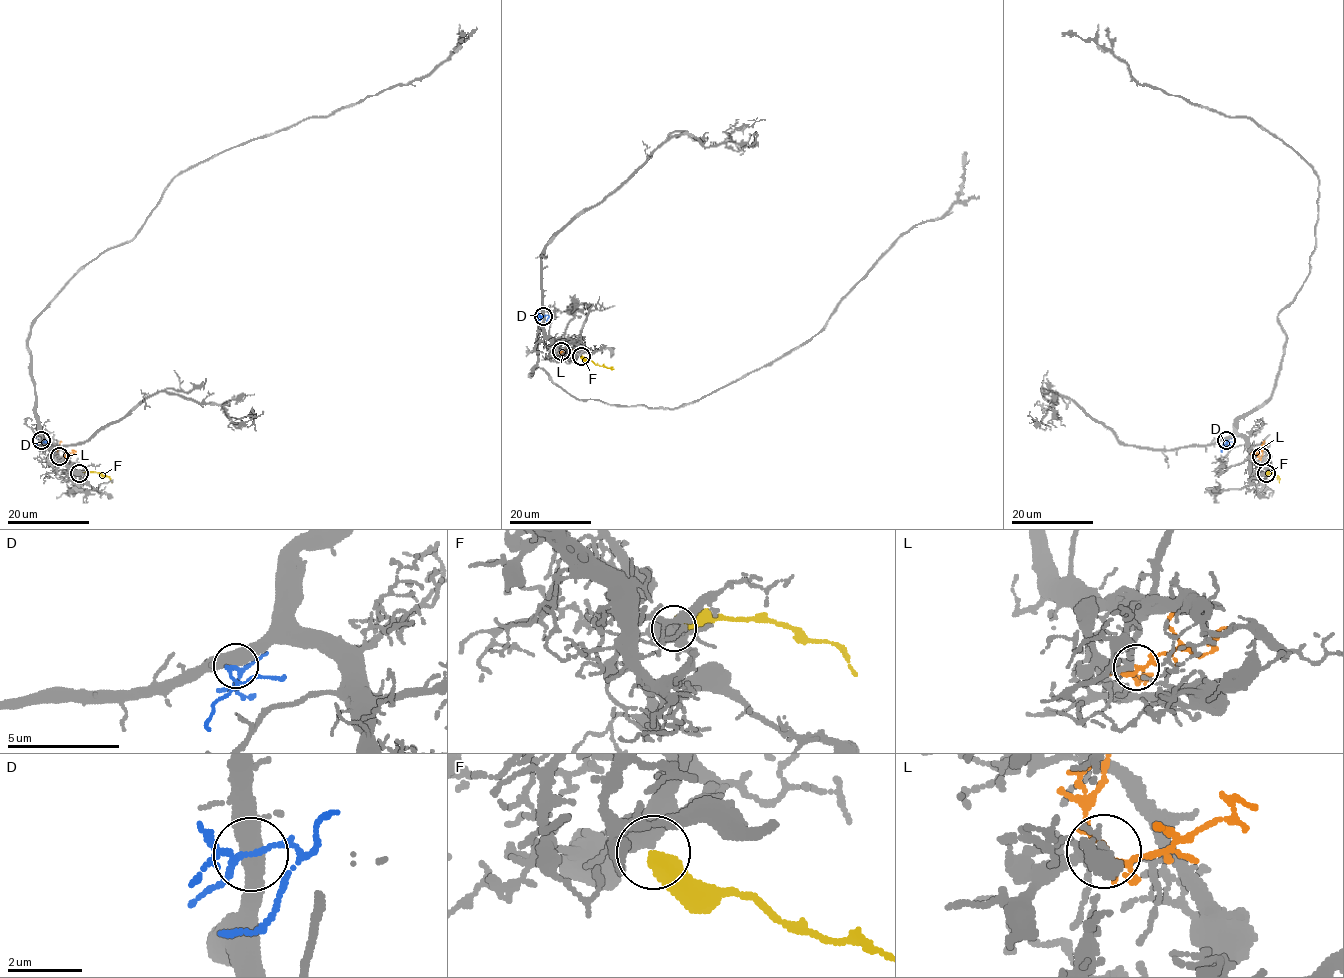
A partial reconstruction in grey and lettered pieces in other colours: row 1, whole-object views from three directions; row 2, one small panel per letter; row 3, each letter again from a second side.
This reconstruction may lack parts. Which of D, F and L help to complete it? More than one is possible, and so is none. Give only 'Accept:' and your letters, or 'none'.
Accept: L

